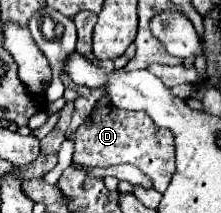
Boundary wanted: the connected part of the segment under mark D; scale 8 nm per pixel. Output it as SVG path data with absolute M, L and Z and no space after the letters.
M113 104L99 106L89 118L69 136L73 140L73 162L87 168L109 168L118 164L133 164L153 180L155 190L165 192L175 172L175 138L167 128L153 124L145 112L119 110Z

